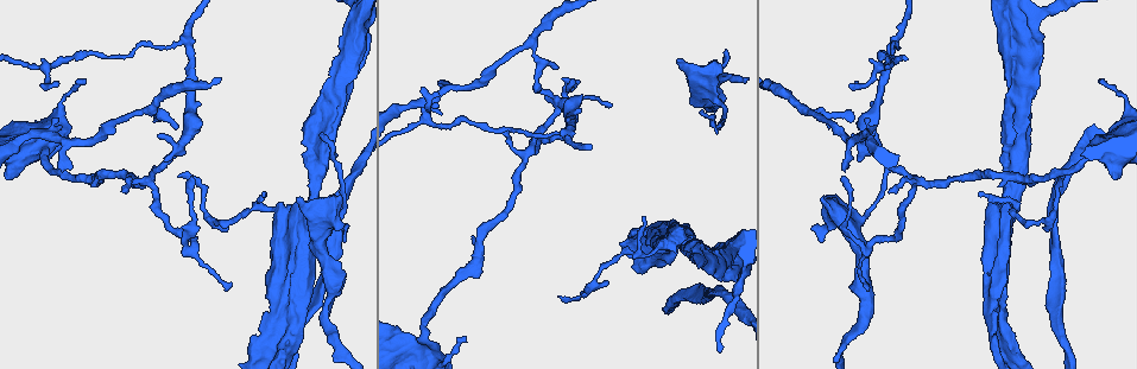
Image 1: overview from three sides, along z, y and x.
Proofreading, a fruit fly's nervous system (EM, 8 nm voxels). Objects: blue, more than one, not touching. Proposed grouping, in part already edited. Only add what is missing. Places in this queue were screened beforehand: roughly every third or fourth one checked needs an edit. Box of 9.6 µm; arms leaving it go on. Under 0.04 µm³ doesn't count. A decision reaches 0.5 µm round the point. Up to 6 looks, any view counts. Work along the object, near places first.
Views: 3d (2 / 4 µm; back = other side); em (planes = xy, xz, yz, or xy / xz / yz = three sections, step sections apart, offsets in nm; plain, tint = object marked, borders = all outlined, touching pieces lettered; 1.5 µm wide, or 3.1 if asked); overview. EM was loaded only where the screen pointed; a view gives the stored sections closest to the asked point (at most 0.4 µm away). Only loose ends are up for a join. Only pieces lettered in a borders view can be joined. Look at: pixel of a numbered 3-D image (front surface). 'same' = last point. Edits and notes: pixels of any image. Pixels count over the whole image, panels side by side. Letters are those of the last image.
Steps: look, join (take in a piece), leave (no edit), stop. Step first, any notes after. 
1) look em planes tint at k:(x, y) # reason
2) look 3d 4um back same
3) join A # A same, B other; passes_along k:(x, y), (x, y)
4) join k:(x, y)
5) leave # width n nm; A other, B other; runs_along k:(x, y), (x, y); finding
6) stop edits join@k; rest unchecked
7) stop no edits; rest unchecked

look 3d 4um at 1:(978, 192) # branch stops here

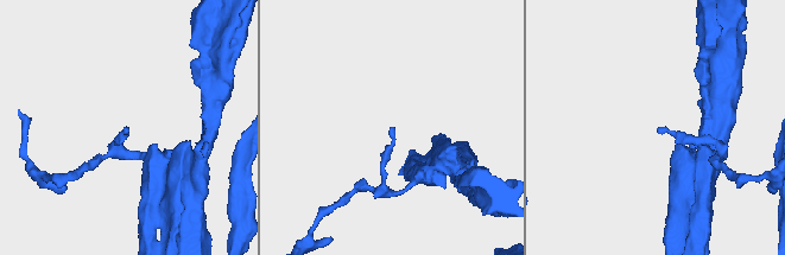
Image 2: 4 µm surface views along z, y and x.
look em xy step 8 tint at 2:(658, 127) # now the EM

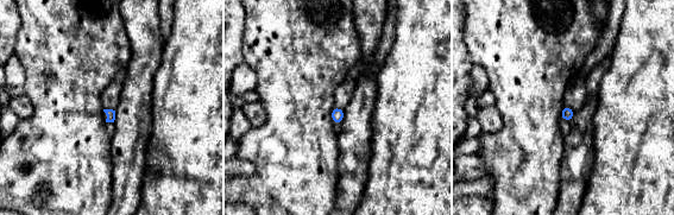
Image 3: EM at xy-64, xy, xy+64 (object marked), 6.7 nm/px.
look em planes borders same # another direction

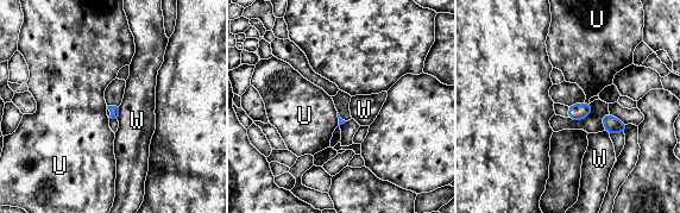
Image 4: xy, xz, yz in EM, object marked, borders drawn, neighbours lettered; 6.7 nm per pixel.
leave # longest_contact W 80 nm; U other, W other; no lettered piece goes on from it

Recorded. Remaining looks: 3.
look 3d 4um back at 1:(440, 81) # tapers out

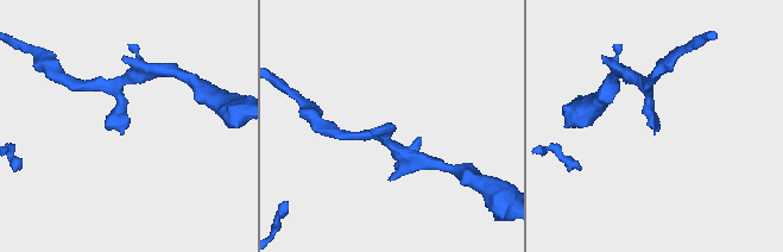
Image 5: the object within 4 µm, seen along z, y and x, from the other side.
look em yz step 8 borders at 5:(390, 127)

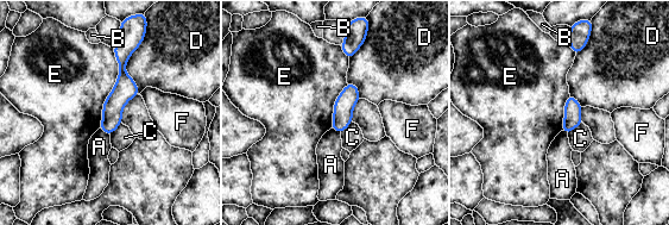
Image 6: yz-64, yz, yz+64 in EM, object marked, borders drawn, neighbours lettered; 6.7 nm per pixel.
leave # width 130 nm; A other, B other, C other, D other, E other, F other; no lettered piece goes on from it

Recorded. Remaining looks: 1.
look em planes borders at 1:(44, 84) # free end

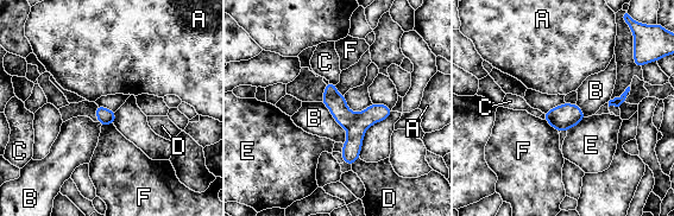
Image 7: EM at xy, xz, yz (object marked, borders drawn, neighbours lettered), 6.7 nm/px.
leave # width 110 nm; A other, B other, C other, D other, E other, F other; none of them fits

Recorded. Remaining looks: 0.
stop no edits; rest unchecked

